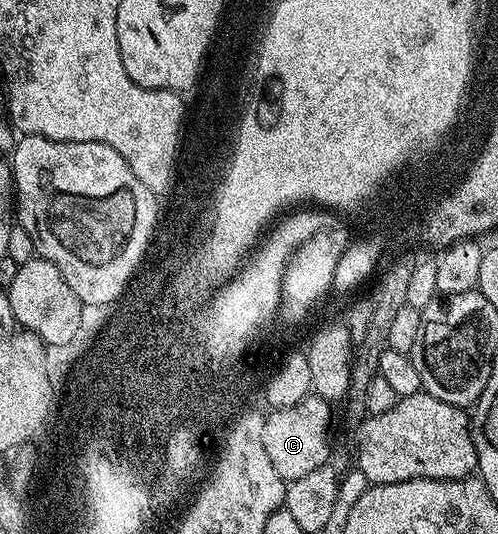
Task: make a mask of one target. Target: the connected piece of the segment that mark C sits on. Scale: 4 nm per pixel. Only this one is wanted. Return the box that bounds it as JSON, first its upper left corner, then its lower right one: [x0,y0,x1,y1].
[265,396,332,482]

